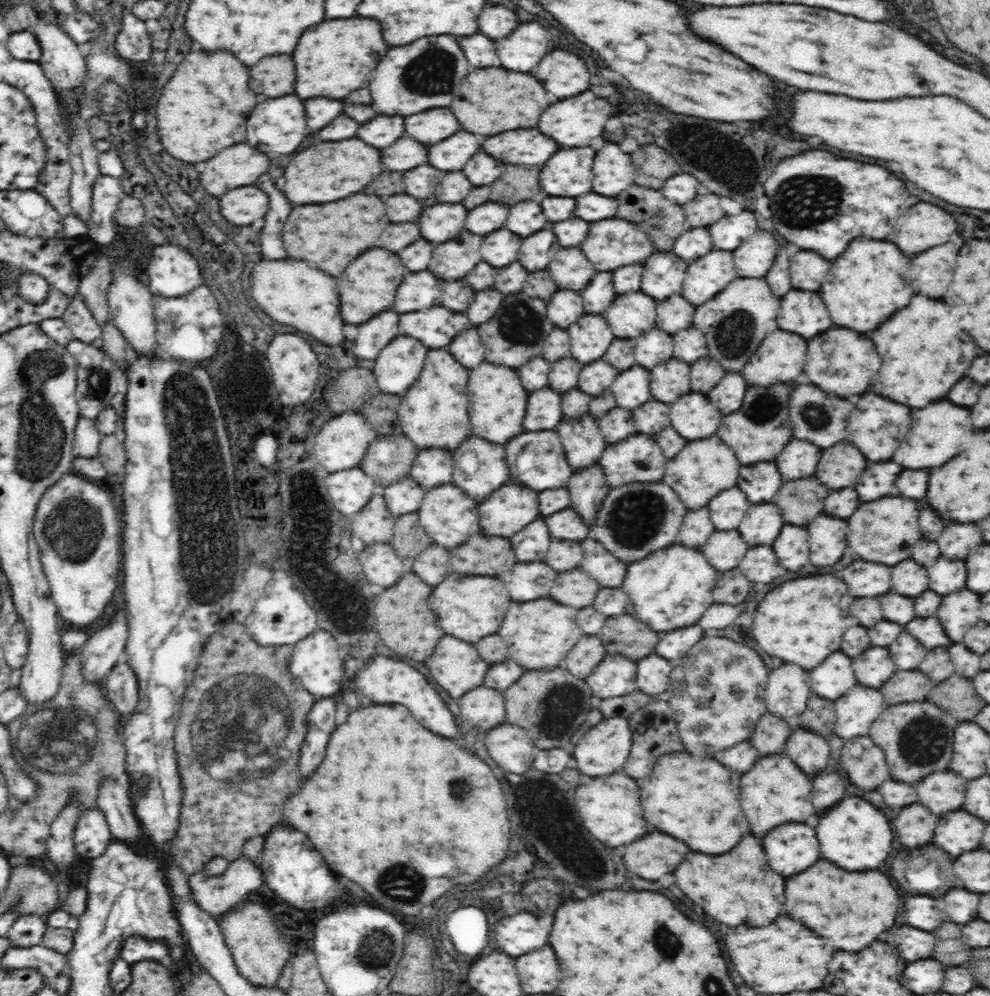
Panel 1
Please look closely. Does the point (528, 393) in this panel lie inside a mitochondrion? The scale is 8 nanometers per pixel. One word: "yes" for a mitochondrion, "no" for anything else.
no

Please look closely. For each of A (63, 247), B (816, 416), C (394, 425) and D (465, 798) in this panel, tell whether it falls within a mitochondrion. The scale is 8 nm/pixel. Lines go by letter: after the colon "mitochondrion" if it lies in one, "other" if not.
A: other
B: mitochondrion
C: other
D: mitochondrion

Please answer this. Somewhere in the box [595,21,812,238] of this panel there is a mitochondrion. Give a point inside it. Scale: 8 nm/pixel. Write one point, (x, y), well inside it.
(688, 80)

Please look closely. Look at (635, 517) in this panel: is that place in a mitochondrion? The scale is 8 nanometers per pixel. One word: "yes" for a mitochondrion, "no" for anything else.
yes

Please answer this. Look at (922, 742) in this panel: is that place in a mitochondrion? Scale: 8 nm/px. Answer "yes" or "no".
yes

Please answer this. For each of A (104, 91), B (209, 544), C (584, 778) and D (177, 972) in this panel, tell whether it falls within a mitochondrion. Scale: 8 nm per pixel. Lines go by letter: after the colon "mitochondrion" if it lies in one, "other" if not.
A: mitochondrion
B: mitochondrion
C: other
D: other

